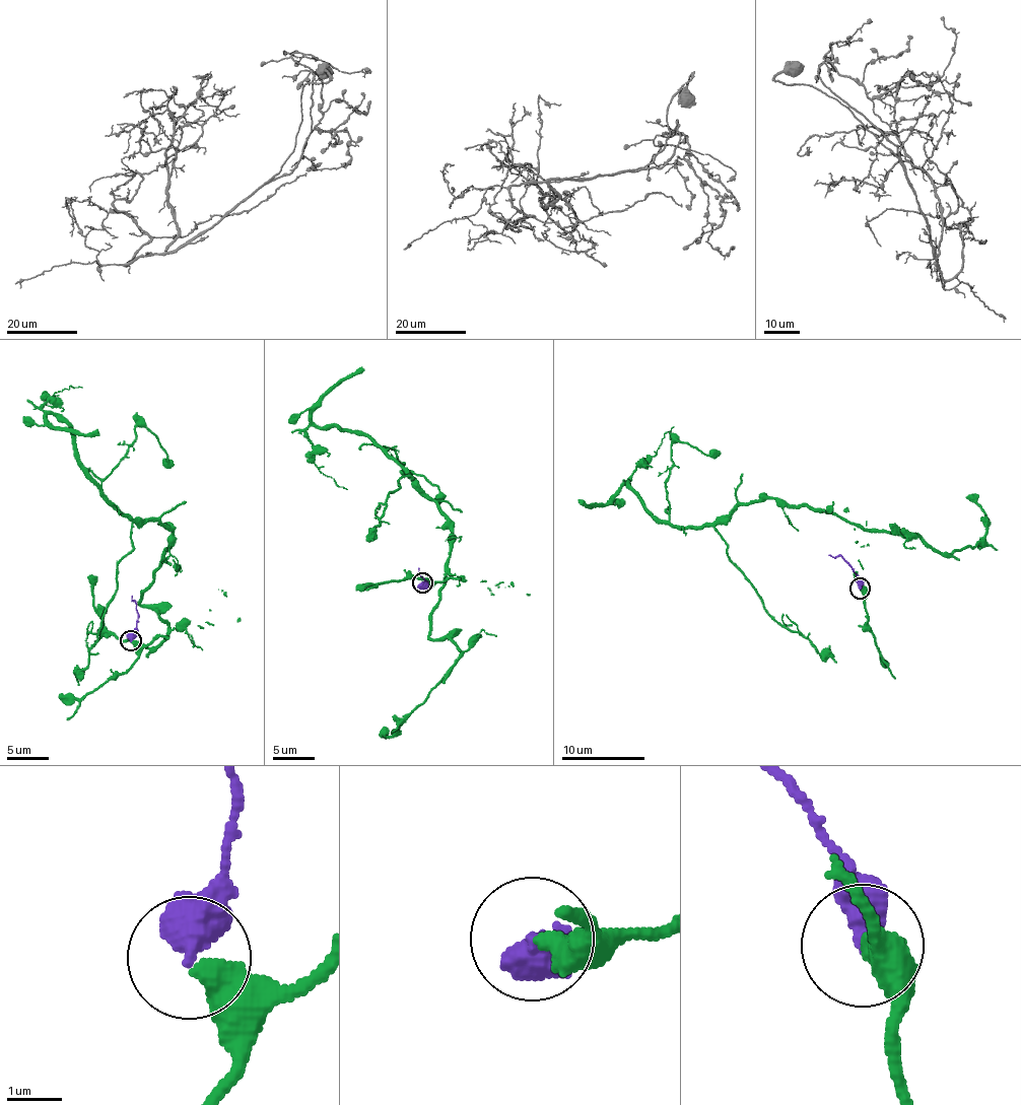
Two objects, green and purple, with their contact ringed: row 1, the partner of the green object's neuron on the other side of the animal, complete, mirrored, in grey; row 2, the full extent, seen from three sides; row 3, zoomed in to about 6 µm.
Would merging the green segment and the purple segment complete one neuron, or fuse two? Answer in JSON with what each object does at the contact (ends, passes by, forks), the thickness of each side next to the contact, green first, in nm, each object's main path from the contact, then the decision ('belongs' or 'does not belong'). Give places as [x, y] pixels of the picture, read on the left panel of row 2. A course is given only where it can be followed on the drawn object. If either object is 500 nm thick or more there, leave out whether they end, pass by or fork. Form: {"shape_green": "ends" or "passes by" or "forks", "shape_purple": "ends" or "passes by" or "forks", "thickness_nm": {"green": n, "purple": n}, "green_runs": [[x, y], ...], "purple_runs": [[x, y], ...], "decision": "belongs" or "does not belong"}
{"thickness_nm": {"green": 460, "purple": 550}, "green_runs": [[131, 641], [124, 672], [82, 670], [133, 525], [171, 532], [139, 602], [159, 645], [104, 625], [90, 574]], "purple_runs": [[131, 640], [138, 618], [131, 595]], "decision": "belongs"}

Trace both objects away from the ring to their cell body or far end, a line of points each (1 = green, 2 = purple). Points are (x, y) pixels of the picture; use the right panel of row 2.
1: (860, 590), (868, 619), (819, 652), (764, 607), (716, 527), (781, 499), (949, 555), (985, 535), (972, 494)
2: (860, 588), (853, 565), (839, 556), (829, 554)

